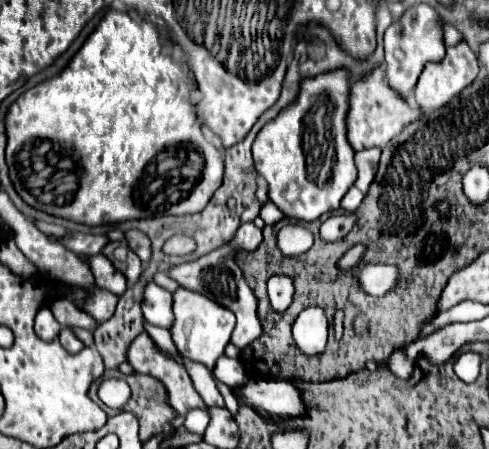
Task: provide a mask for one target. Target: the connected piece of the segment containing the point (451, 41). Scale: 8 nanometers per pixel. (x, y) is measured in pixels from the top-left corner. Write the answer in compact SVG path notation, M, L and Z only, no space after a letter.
M453 24L445 26L445 46L455 46L455 44L459 44L463 40L465 40L463 32L459 32L457 28L453 28Z

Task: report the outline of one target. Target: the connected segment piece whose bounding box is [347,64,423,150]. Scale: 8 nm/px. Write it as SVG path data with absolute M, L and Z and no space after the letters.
M385 64L375 66L369 74L361 76L351 90L351 110L349 110L349 118L347 118L347 138L353 146L353 150L363 150L363 148L385 148L385 144L389 144L389 140L393 140L393 136L397 136L397 132L401 132L405 126L409 126L413 120L419 120L423 116L421 106L403 100L397 96L397 92L387 84L385 80Z

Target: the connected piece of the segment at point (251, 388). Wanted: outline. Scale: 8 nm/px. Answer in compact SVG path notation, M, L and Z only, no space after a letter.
M249 380L235 390L239 402L279 416L305 416L301 392L287 380Z

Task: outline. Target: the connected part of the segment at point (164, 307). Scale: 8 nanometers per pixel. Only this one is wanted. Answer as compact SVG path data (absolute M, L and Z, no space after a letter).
M151 282L147 288L145 288L145 294L143 294L143 314L145 314L145 320L153 326L161 326L165 330L169 330L169 324L173 324L173 296L157 286L155 282Z

